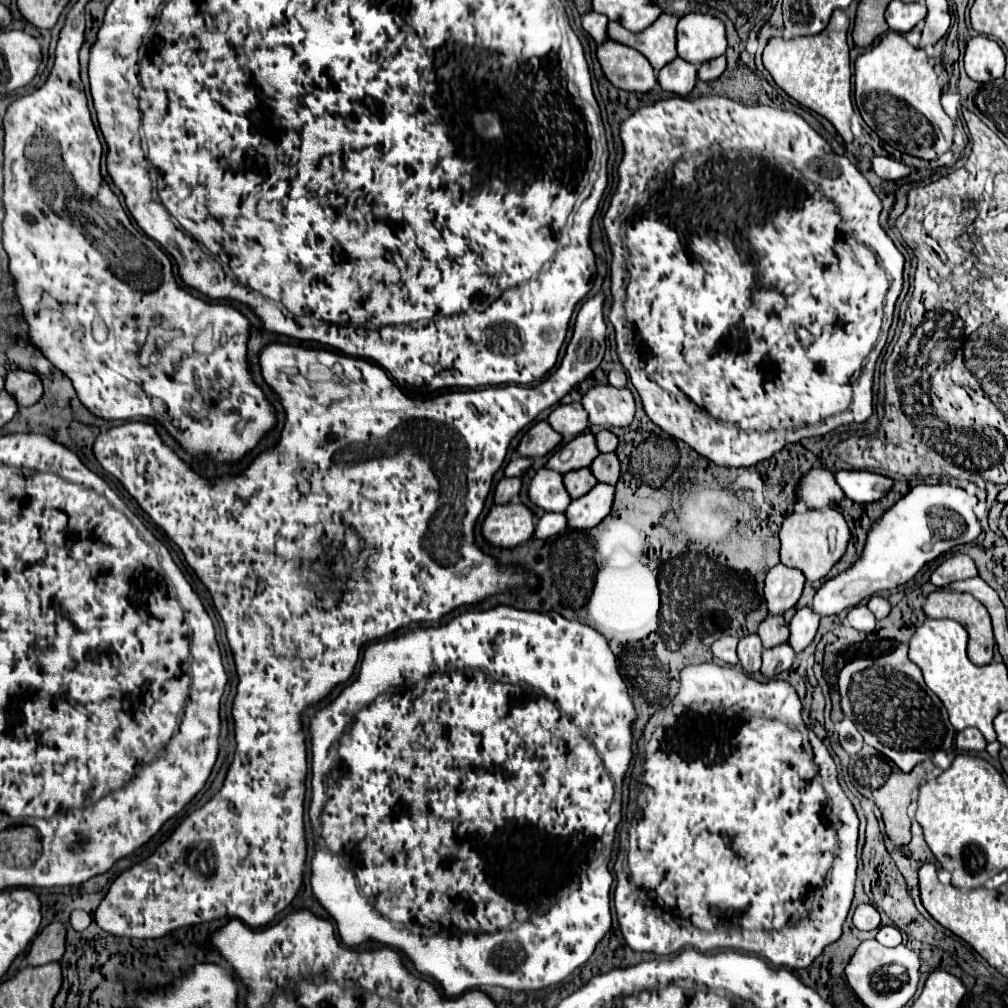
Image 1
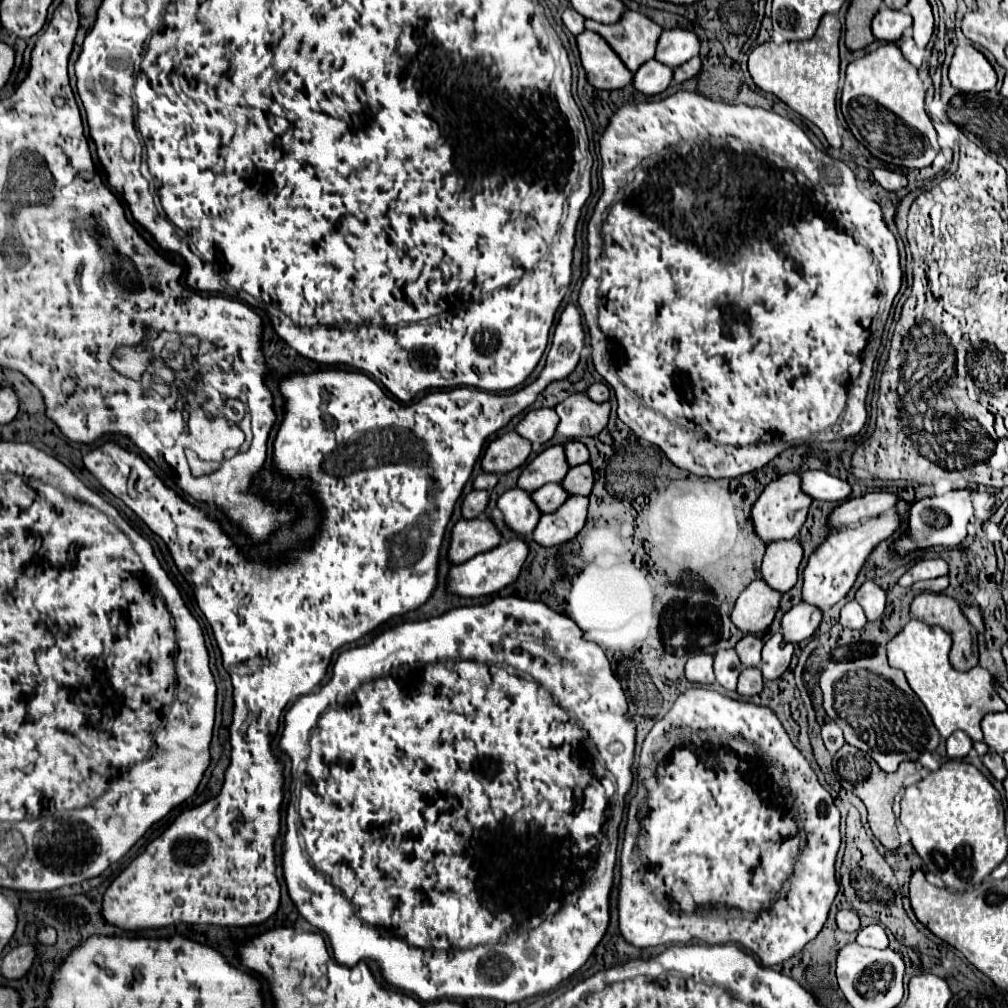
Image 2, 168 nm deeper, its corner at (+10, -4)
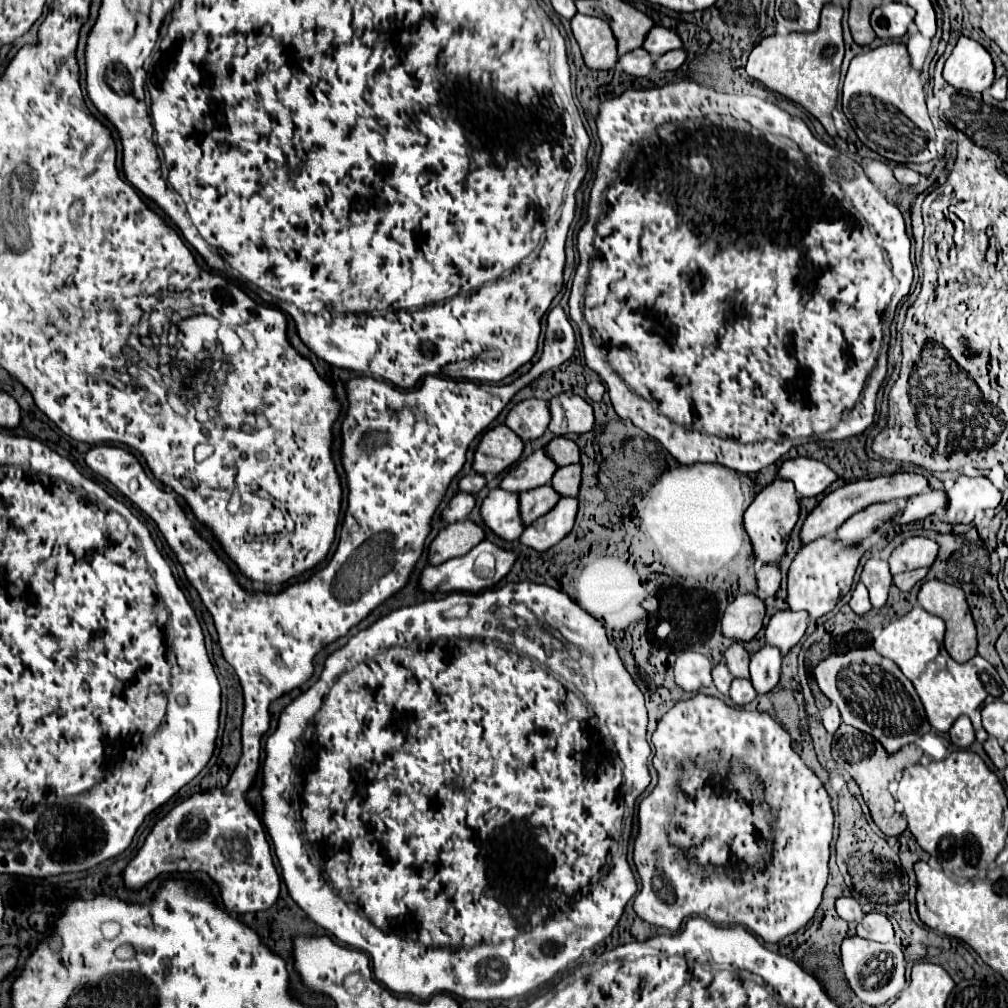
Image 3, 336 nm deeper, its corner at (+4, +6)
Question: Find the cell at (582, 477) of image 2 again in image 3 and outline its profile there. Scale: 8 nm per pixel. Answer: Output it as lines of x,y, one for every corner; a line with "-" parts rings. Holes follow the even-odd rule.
581,463
559,467
553,475
551,485
561,497
575,497
581,487

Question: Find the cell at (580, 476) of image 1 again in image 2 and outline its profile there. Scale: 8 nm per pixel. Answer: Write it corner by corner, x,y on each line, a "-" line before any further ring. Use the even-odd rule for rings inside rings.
545,485
541,489
537,489
537,493
531,493
531,501
537,505
537,509
545,515
545,513
553,513
559,509
561,503
565,503
569,495
561,489
561,485

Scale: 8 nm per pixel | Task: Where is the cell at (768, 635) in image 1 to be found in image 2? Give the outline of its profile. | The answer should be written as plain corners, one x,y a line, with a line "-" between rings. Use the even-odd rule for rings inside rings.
745,635
737,645
735,651
739,655
739,661
743,667
755,667
757,661
761,661
761,639
757,639
755,635

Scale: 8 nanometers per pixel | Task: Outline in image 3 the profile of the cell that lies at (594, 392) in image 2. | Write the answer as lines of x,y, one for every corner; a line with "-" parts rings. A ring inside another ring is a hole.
591,381
589,385
587,385
587,395
589,395
589,399
591,401
601,401
603,399
603,395
605,395
605,385
601,383
601,381

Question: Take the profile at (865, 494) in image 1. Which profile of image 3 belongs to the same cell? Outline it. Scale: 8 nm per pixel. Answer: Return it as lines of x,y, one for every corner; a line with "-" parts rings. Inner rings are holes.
795,457
781,465
779,477
791,479
801,497
821,495
833,481
837,481
837,473
821,461
809,457

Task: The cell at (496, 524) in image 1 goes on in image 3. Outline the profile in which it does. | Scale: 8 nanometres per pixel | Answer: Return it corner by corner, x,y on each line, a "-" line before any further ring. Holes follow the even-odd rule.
471,519
449,523
445,529
439,531
435,541
429,547
429,563
441,565
449,559
461,557
469,553
477,543
485,539
485,529

